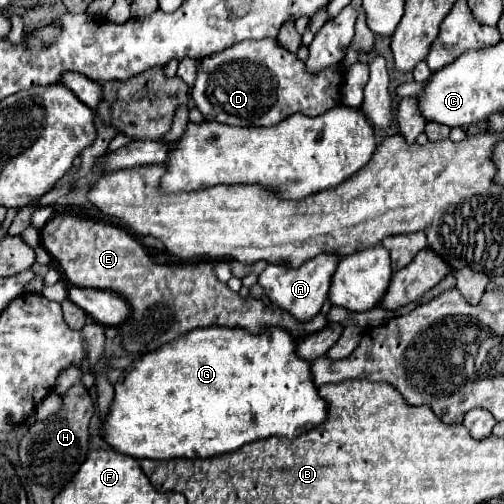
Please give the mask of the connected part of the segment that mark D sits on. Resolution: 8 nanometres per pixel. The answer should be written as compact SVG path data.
M257 39L257 41L241 41L221 53L215 53L203 59L197 67L197 81L191 89L191 99L195 107L203 113L205 119L225 123L225 125L253 125L253 127L271 127L281 123L293 113L305 115L321 115L327 109L333 109L341 103L341 87L343 75L341 67L333 65L323 69L319 75L309 75L305 71L305 63L297 59L295 53L283 49L275 39Z

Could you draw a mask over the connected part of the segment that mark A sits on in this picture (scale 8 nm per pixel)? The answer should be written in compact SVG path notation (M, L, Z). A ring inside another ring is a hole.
M323 253L305 261L299 269L287 269L283 265L267 265L267 269L259 275L259 285L265 289L271 303L283 307L285 311L289 311L293 317L301 321L309 321L321 311L323 303L327 301L327 291L329 291L337 261L339 261L337 255Z

